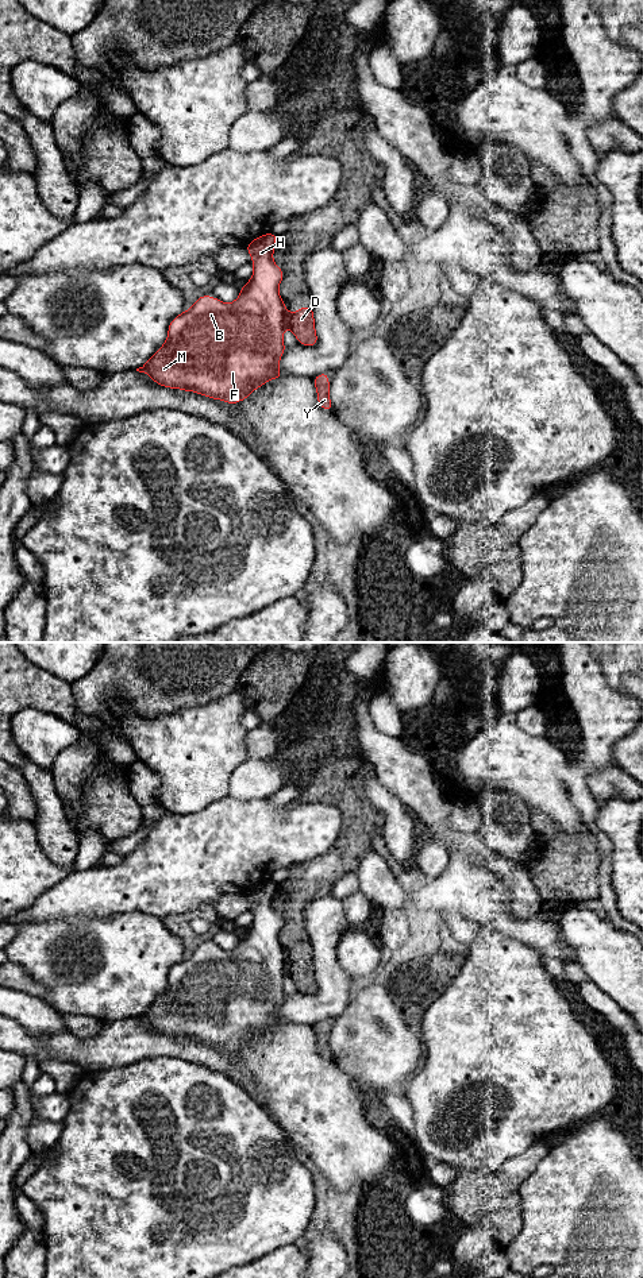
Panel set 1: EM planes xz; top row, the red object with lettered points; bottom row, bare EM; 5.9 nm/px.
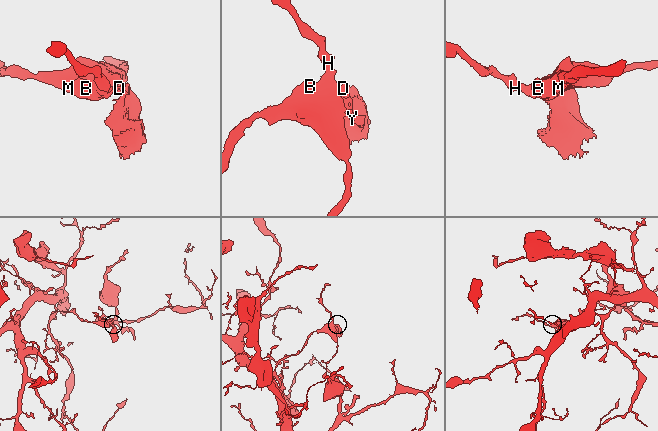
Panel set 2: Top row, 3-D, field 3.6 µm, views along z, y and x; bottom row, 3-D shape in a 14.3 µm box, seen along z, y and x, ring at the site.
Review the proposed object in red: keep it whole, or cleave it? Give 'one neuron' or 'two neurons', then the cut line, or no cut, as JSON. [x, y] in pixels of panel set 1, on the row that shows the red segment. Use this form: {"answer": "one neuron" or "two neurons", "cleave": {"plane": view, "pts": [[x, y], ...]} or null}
{"answer": "two neurons", "cleave": {"plane": "xz", "pts": [[287, 315], [288, 325]]}}

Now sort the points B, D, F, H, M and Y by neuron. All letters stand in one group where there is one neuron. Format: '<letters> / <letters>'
B F H M / D Y

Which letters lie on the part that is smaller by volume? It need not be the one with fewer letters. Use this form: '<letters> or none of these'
D, Y

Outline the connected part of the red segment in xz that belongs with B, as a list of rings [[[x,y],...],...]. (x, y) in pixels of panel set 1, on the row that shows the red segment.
[[[267,232],[245,246],[253,258],[254,274],[242,285],[239,297],[231,304],[207,294],[199,297],[189,310],[170,321],[163,345],[136,371],[150,375],[157,385],[195,391],[230,405],[246,399],[270,379],[284,377],[278,364],[286,348],[282,335],[288,312],[278,293],[284,271],[273,260],[277,240]]]

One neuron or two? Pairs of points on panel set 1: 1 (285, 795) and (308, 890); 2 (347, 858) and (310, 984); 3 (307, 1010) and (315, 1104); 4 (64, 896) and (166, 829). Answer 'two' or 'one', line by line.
1: two
2: one
3: two
4: one

